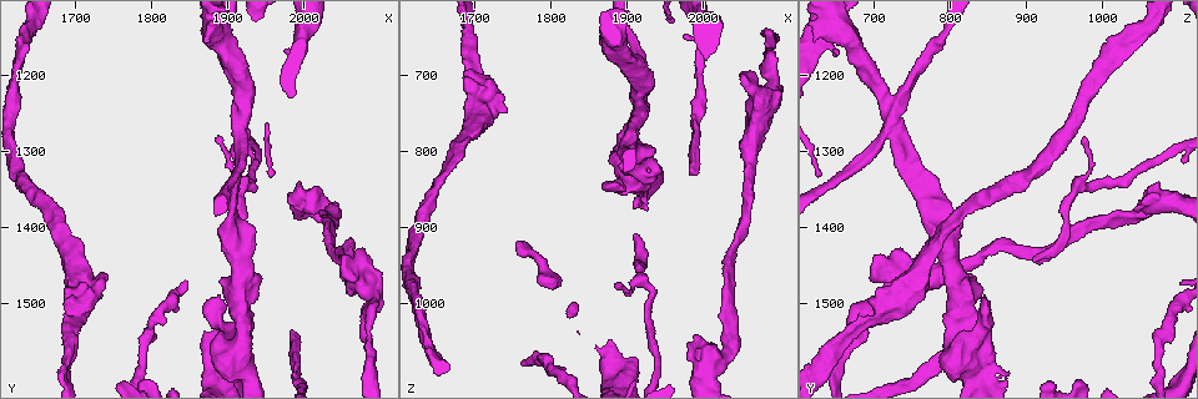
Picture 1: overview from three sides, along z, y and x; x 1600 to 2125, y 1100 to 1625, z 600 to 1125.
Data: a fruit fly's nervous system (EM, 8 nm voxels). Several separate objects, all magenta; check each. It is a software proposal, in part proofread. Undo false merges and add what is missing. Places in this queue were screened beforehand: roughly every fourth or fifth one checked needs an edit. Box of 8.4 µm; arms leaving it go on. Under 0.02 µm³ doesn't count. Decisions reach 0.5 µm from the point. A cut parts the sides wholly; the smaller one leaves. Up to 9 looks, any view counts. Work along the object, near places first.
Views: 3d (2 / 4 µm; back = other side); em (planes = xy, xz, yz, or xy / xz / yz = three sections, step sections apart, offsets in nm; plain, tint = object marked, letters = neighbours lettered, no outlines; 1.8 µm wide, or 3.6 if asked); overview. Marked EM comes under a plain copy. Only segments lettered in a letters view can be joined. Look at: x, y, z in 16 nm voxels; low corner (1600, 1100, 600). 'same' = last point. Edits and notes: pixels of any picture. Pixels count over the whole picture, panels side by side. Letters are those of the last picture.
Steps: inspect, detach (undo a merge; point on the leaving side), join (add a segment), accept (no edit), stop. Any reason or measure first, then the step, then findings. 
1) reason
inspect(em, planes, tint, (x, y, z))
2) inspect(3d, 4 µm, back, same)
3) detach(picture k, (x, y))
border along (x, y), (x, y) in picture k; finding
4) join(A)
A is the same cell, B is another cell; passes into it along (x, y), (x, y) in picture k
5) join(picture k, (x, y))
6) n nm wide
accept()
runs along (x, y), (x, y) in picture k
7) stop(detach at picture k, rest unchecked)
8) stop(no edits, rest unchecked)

four or more arms meet
inspect(em, xy, step 8, letters, (1915, 1255, 720))

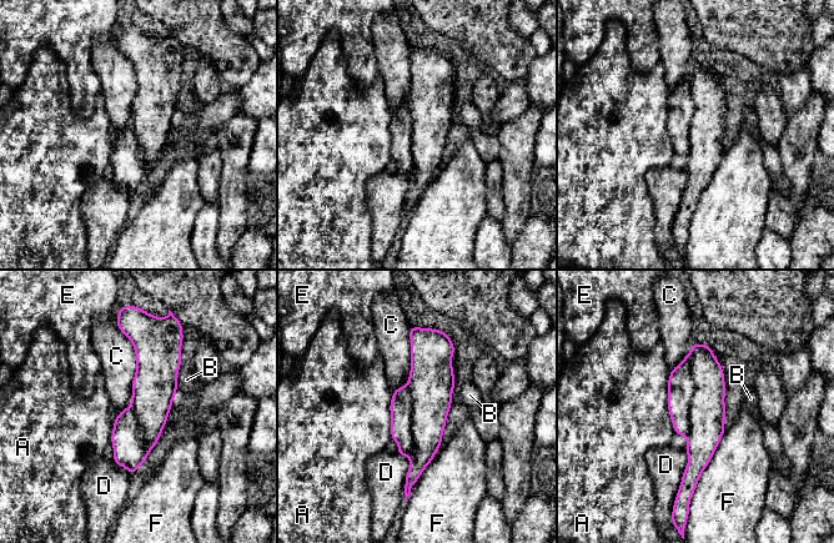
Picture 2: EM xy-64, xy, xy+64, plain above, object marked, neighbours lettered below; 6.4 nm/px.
C touches over 600 nm
detach(picture 2, (681, 387))
A, B, C, D, E and F are other cells; the part that leaves runs along (687, 360), (681, 373), (682, 432) in picture 2; two neurons meet here

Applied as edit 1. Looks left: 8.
redraw
inspect(overview)

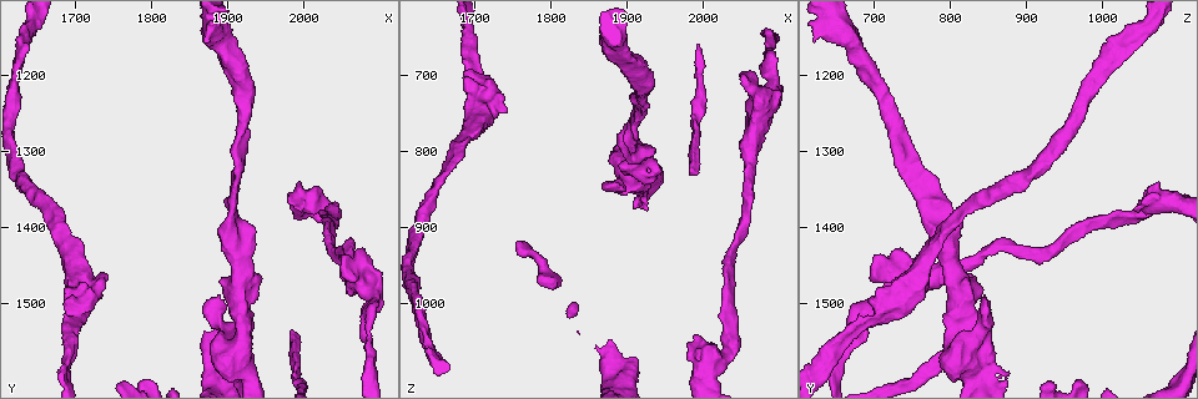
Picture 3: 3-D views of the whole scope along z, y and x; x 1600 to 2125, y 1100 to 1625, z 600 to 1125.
thin end
inspect(em, 3.6 µm, xz, step 8, letters, (1980, 1535, 830))

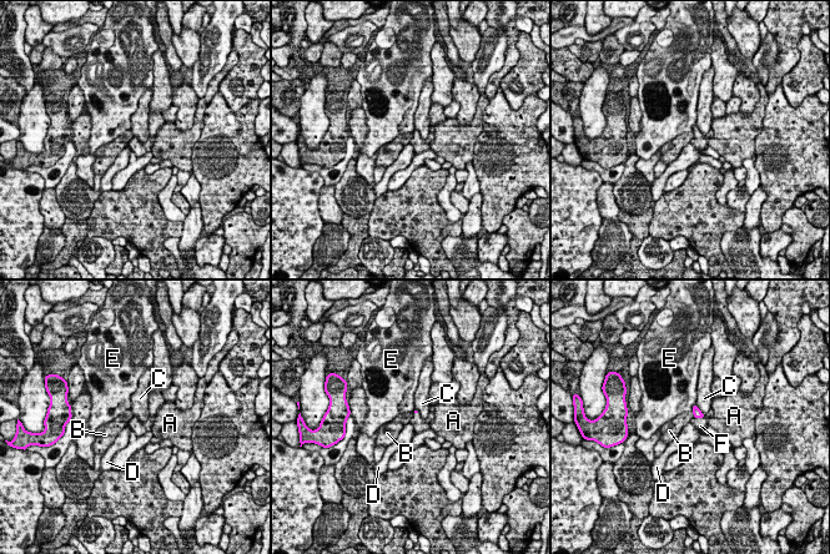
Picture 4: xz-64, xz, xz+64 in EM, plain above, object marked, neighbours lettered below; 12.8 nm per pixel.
C touches over 220 nm
join(F)
F is the same cell, A, B, C, D and E are other cells; passes into it along (697, 412), (699, 417), (700, 423) in picture 4; the neuron continues

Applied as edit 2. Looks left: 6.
redraw
inspect(overview)

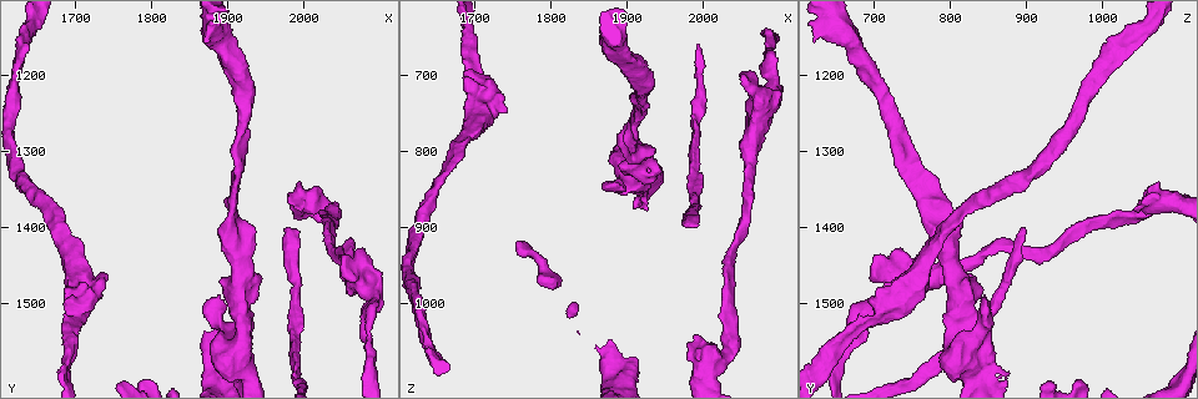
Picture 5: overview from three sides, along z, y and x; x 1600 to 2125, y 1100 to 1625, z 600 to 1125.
an open end
inspect(em, planes, letters, (1985, 1400, 900))

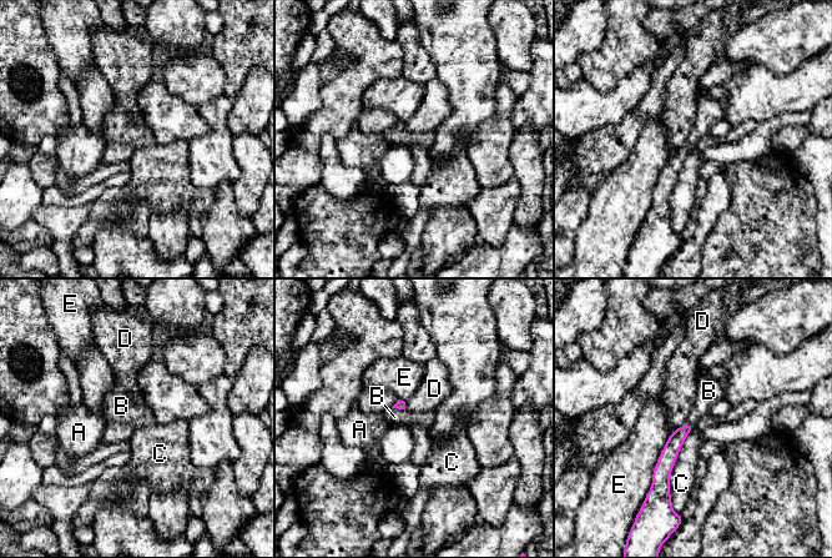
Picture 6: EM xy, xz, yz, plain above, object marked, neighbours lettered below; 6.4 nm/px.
C touches over 500 nm
join(B)
B is the same cell, A, C, D and E are other cells; it goes on there

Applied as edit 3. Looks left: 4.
abrupt turn
inspect(em, 3.6 µm, xz, step 8, letters, (2035, 1375, 1060))

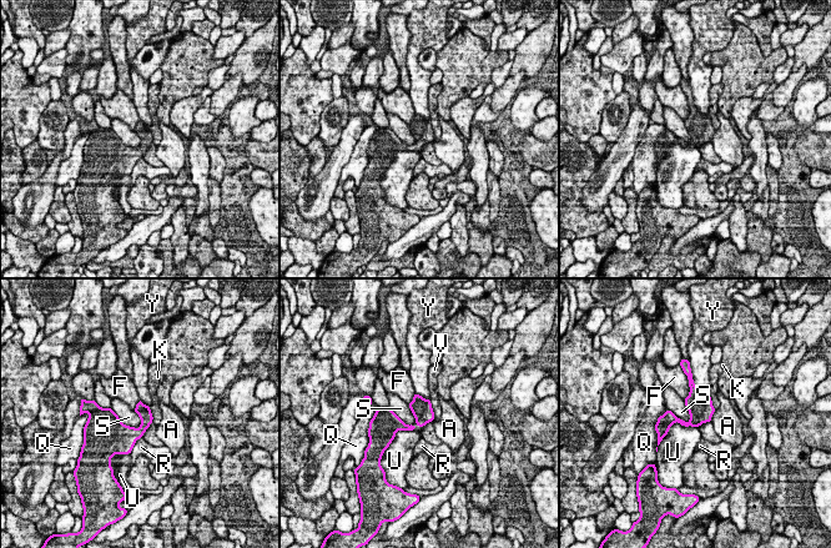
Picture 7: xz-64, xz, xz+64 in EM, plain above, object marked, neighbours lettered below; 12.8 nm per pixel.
accept()
A, F, K, Q, R, S, U, V and Y are other cells; border along (388, 406), (406, 423), (416, 422) in picture 7; one neuron here

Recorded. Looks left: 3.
stop(detach at picture 2, join at picture 4, join at picture 6, rest unchecked)

